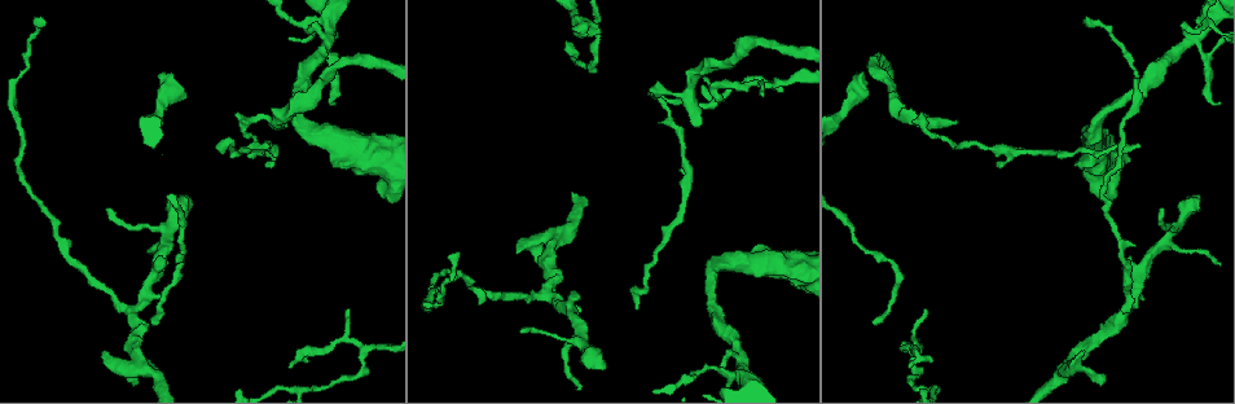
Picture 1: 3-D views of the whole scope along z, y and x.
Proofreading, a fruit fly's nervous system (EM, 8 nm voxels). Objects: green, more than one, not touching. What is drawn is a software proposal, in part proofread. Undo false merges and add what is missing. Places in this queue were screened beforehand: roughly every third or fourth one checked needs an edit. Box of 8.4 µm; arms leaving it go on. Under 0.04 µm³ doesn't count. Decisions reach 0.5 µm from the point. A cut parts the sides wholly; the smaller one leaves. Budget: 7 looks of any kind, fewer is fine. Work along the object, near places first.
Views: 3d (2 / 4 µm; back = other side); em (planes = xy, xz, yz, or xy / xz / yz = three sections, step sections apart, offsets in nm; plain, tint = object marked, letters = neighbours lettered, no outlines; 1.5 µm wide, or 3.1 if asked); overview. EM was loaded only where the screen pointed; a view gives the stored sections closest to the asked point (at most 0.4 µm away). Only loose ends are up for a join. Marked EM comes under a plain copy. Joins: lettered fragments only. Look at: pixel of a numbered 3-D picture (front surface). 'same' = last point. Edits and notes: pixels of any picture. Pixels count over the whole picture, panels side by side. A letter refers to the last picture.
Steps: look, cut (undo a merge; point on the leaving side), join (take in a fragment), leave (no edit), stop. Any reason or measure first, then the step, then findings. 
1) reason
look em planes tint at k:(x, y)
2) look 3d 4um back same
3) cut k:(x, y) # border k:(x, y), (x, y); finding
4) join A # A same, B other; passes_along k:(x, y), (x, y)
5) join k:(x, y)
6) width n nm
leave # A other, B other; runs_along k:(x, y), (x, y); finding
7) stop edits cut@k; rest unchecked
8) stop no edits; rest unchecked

free end
look 3d 4um at 1:(581, 309)

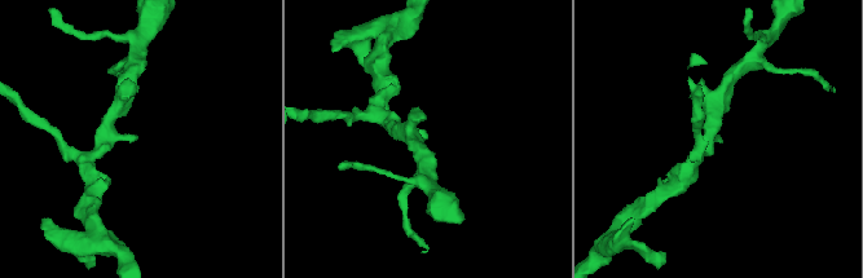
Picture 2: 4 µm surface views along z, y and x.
arm_widths 190, 200 nm; need the tissue
look em planes letters at 2:(716, 137)

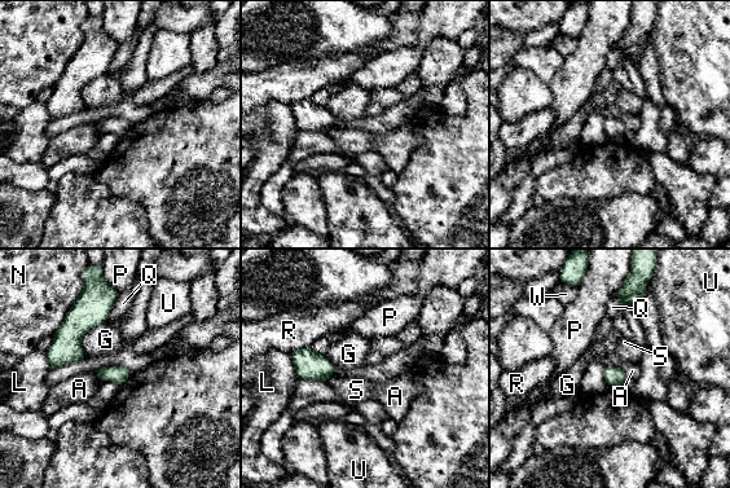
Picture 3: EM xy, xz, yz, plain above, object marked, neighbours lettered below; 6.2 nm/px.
width 110 nm
leave # A other, G other, L other, N other, P other, Q other, R other, S other, U other, W other; no lettered fragment goes on from it

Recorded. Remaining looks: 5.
look 3d 4um at 1:(1103, 376)

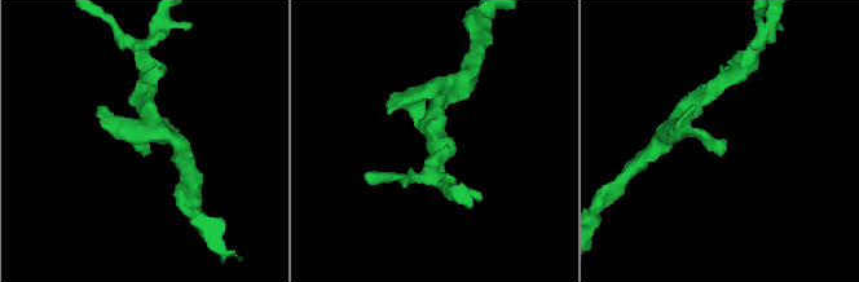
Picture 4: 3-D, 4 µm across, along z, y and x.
now the EM
look em xy step 4 tint at 4:(726, 146)

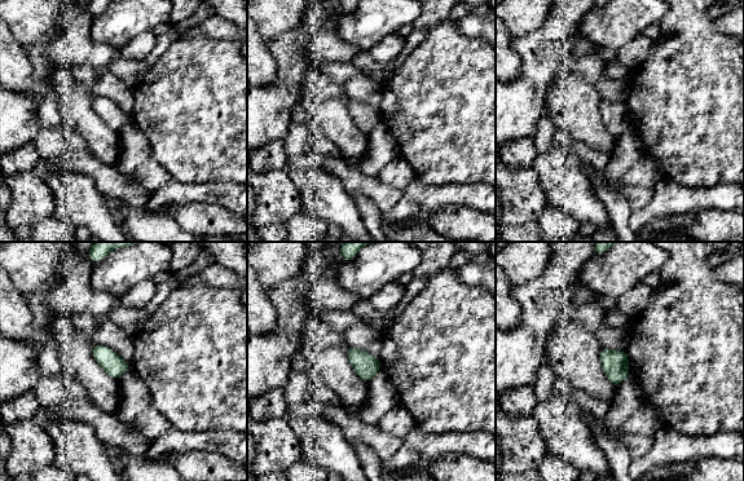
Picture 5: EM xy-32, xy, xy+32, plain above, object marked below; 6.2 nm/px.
cut it another way
look em planes letters same

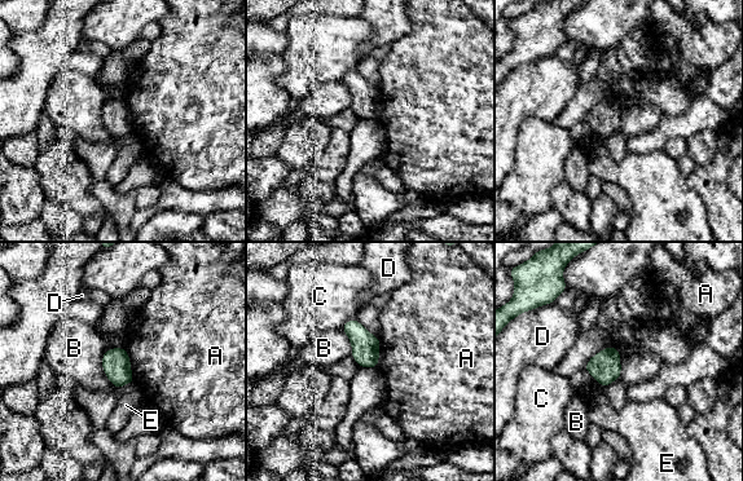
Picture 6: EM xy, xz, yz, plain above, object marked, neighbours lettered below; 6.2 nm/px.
width 180 nm; longest_contact B 240 nm
leave # A other, B other, C other, D other, E other; none of them fits

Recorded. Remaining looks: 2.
tapers out
look em planes letters at 1:(527, 331)

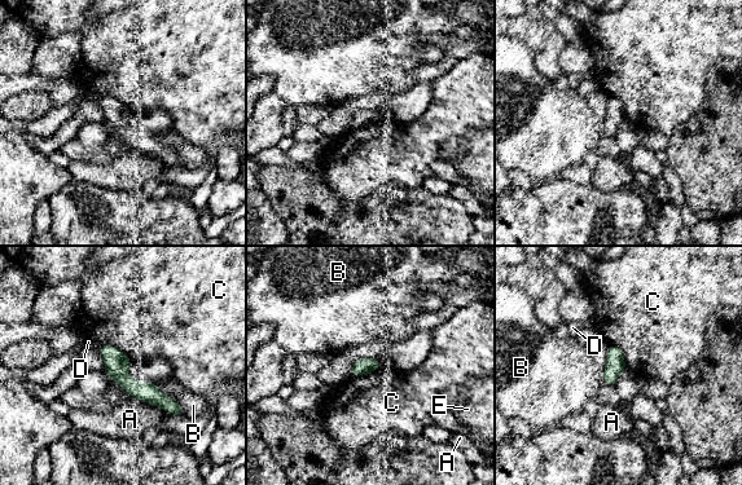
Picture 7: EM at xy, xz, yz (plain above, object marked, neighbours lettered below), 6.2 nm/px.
leave # A other, B other, C other, D other, E other; border 7:(610, 343), (620, 349), (627, 369); none of them fits

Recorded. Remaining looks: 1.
stop no edits; rest unchecked

